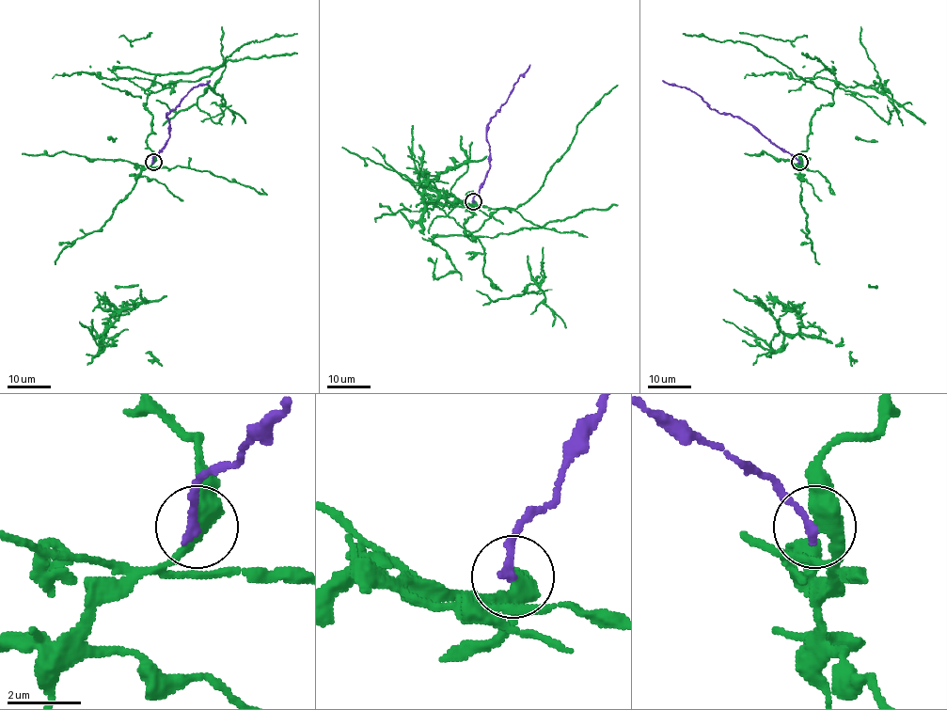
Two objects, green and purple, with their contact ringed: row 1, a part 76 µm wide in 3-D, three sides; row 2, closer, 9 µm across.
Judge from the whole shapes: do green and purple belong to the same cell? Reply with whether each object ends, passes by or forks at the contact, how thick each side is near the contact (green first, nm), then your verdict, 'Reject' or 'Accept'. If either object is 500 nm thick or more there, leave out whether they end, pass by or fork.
At the ring green passes by. At the ring purple ends. Thickness 440 nm (green) against 220 nm. Reject

